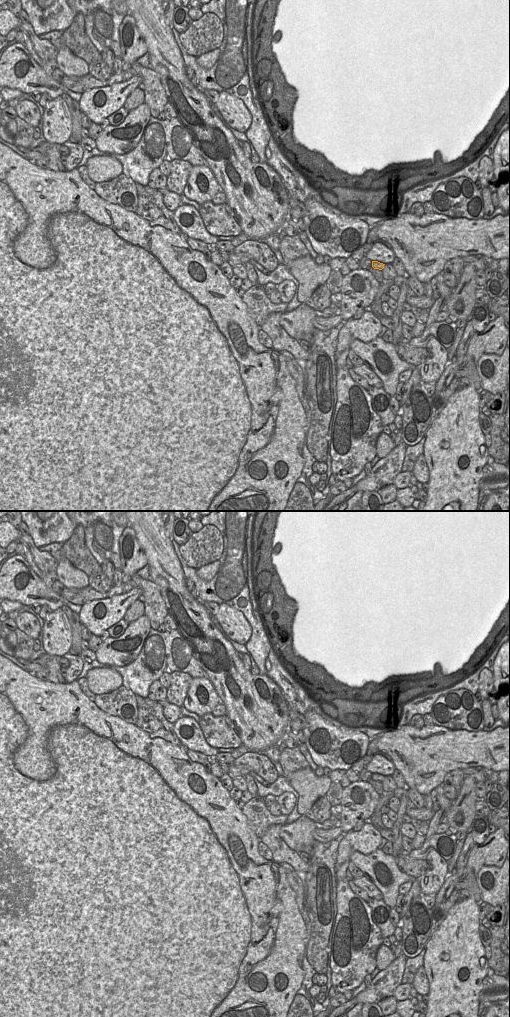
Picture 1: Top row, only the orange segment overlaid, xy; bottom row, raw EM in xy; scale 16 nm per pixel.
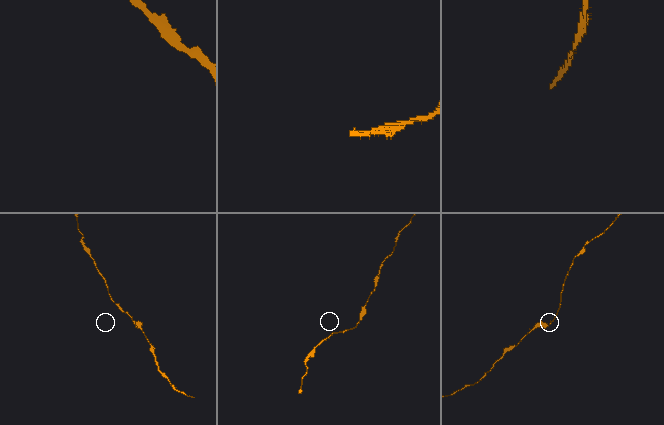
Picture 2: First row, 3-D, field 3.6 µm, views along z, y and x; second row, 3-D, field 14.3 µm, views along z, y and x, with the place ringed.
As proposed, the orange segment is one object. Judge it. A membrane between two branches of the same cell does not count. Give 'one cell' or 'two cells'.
one cell

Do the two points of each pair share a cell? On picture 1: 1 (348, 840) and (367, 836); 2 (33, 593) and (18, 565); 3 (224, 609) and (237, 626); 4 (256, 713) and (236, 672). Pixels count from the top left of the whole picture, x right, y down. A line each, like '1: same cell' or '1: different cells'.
1: same cell
2: same cell
3: same cell
4: same cell

